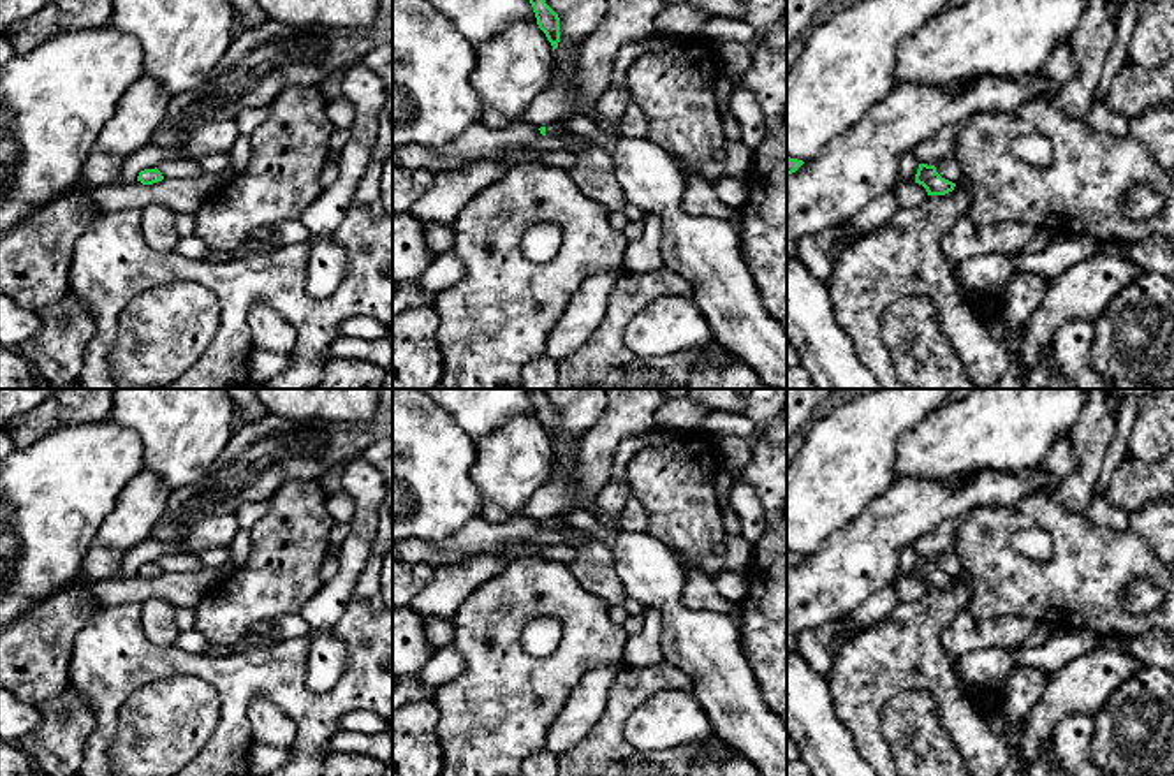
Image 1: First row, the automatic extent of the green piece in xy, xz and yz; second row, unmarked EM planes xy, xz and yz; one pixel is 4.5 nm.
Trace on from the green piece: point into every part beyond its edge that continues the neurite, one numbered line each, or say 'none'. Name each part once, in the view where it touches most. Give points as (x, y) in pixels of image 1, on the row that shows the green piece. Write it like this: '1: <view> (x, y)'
none

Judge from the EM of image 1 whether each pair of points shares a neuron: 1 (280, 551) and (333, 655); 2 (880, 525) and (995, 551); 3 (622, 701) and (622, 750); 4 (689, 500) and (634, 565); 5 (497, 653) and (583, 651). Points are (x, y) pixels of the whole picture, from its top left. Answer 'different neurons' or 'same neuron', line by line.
1: different neurons
2: different neurons
3: same neuron
4: different neurons
5: same neuron

